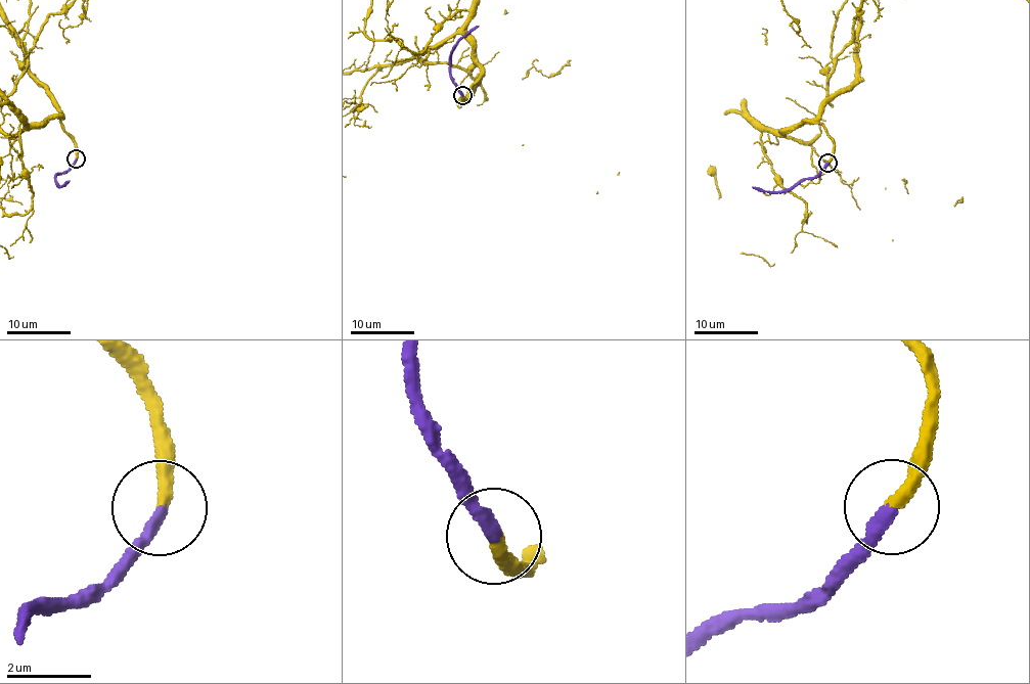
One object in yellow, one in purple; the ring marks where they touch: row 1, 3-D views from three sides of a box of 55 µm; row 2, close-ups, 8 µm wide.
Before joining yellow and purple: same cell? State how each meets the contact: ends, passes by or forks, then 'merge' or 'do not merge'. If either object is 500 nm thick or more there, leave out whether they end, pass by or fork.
yellow ends; purple ends; merge

